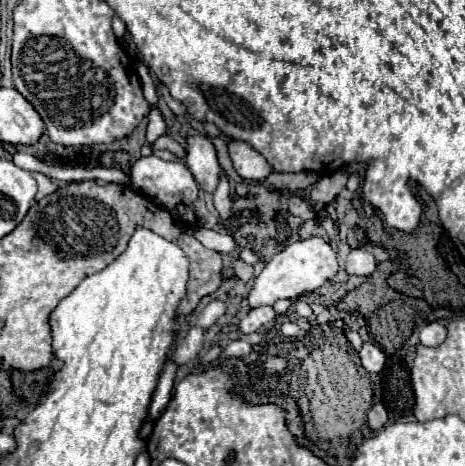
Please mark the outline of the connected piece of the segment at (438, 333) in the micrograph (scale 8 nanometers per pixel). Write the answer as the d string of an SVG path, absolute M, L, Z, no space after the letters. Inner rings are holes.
M429 322L427 326L421 328L419 340L423 346L437 346L445 340L445 334L447 334L447 330L441 322Z

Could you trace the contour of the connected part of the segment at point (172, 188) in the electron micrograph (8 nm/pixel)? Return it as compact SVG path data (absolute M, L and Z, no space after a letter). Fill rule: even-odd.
M155 154L139 158L135 166L131 166L129 178L133 190L157 200L169 210L199 198L199 188L189 168L181 162L161 160Z

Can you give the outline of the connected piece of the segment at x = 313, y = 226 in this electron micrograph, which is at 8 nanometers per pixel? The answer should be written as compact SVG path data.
M309 220L309 222L301 224L299 234L301 234L301 238L307 238L307 236L319 236L319 238L323 238L323 240L329 240L327 232L323 230L323 226L321 226L317 220Z

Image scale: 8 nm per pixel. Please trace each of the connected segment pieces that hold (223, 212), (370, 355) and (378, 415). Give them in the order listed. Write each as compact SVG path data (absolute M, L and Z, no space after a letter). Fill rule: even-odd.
M221 176L219 178L219 184L217 184L217 190L213 194L213 200L215 200L215 208L221 216L221 220L231 220L233 218L233 212L231 212L231 198L229 198L229 182L227 182L227 176Z
M371 342L363 344L363 348L359 352L359 358L361 358L363 368L371 374L381 374L383 368L385 368L385 354L381 352L379 346L375 346Z
M377 402L369 410L369 428L371 430L379 430L385 424L387 424L387 410L385 410L385 406L381 402Z

